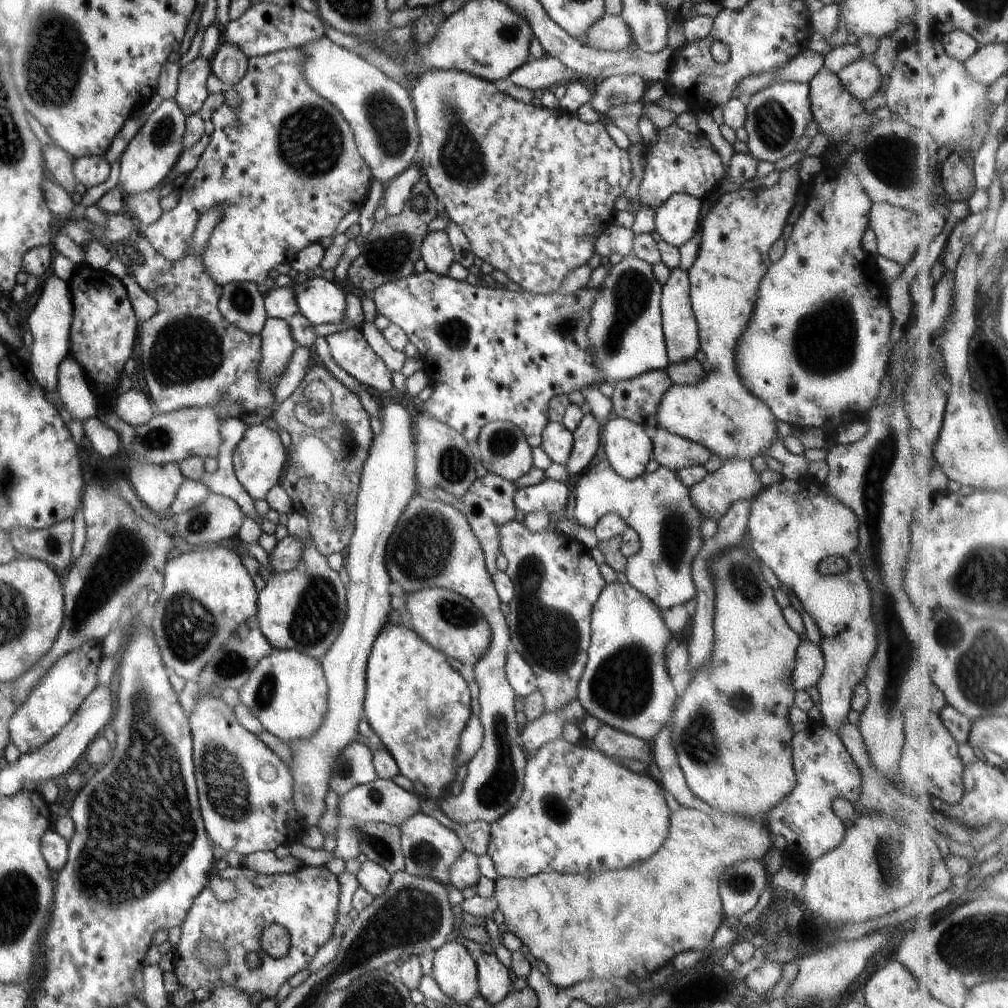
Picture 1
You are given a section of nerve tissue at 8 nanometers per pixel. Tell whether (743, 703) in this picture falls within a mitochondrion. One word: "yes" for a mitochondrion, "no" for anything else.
yes

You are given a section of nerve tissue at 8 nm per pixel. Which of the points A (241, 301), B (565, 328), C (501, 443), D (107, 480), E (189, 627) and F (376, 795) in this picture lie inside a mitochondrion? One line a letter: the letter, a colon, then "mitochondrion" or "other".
A: mitochondrion
B: mitochondrion
C: mitochondrion
D: other
E: mitochondrion
F: mitochondrion

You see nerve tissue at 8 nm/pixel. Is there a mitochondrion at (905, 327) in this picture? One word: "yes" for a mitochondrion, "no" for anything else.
no

